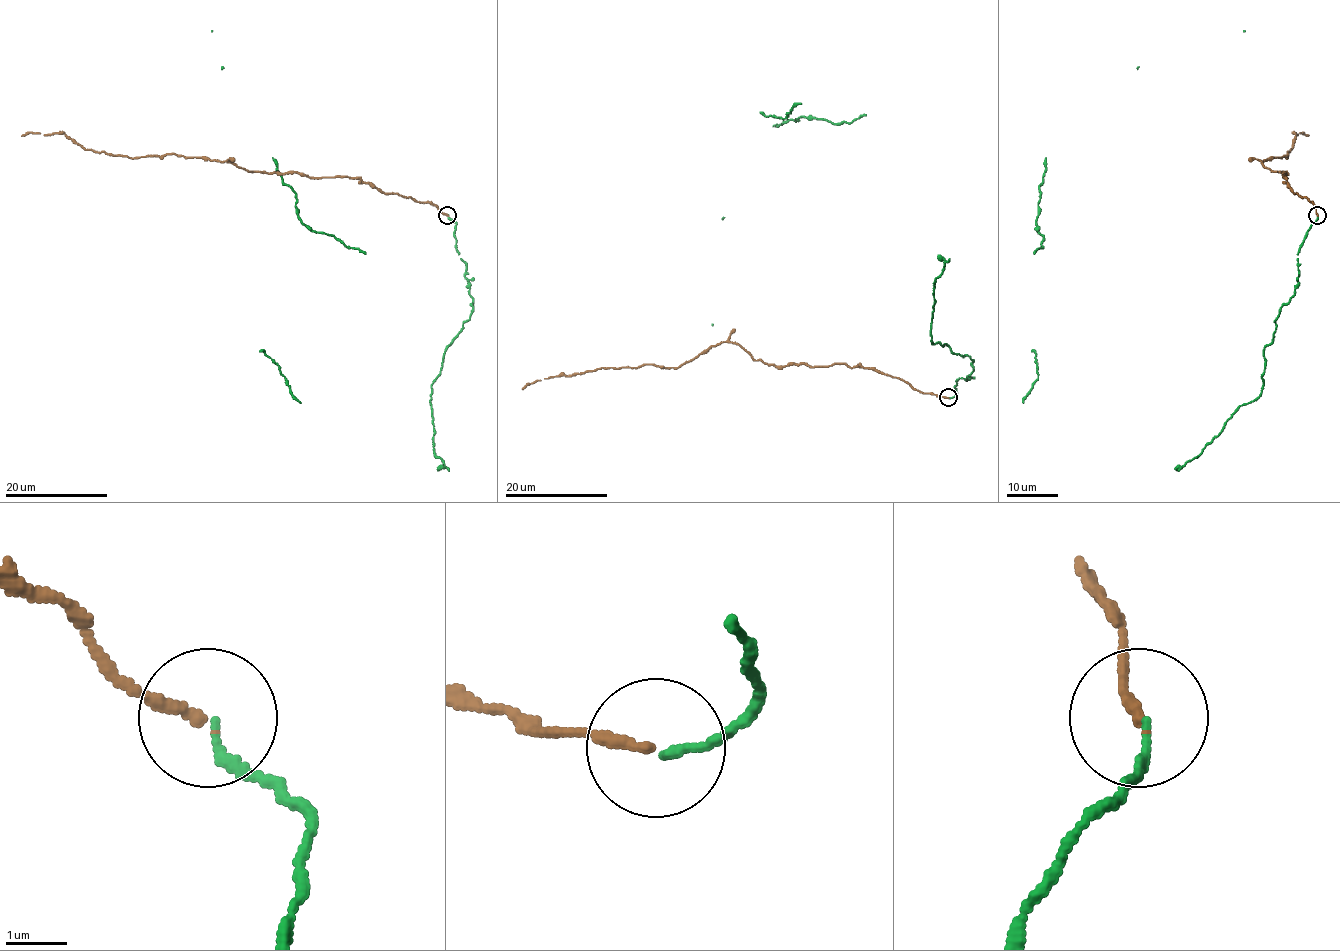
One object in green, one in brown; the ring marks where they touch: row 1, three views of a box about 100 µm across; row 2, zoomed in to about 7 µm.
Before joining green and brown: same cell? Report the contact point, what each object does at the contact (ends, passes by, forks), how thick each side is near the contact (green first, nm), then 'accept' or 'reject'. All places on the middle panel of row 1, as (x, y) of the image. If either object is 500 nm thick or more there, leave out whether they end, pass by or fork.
place (948, 397); green ends; brown ends; calibres 130 and 180 nm; accept

